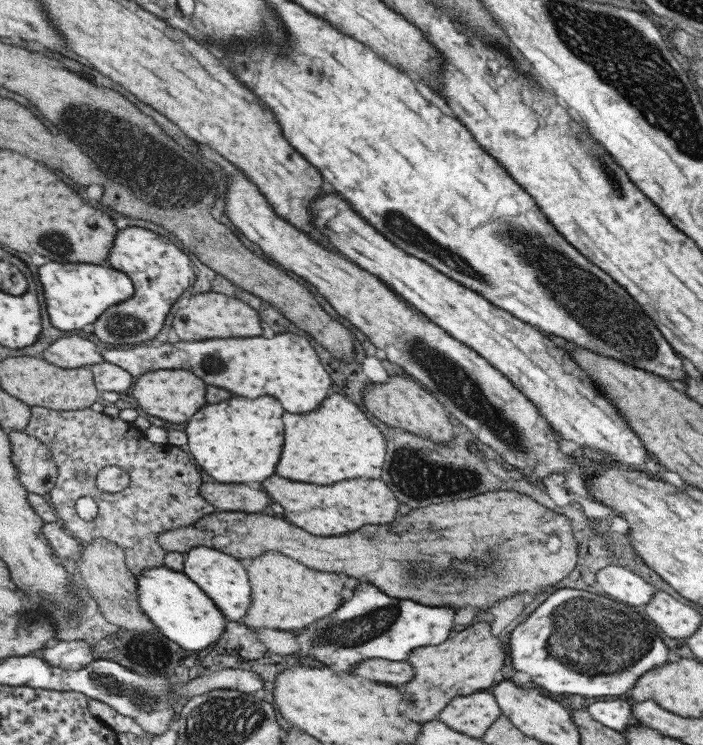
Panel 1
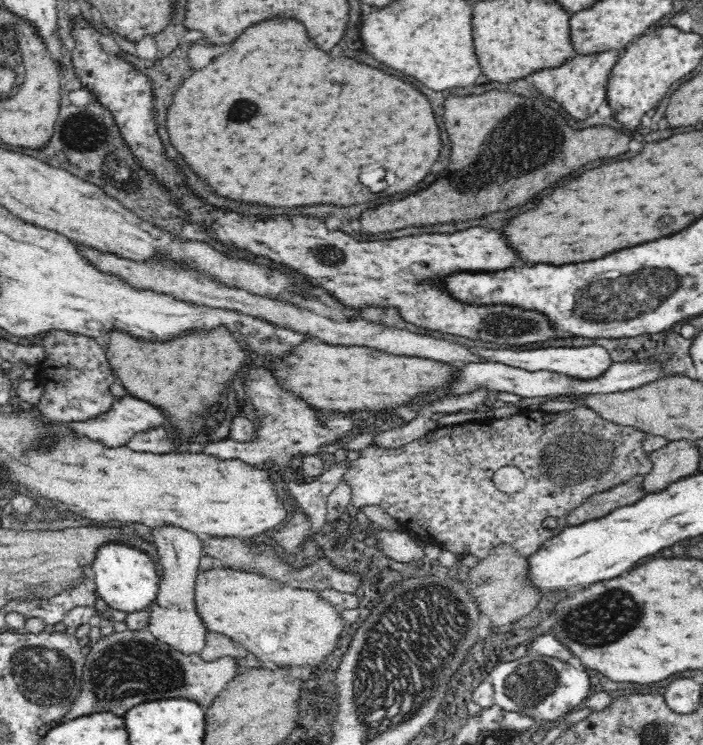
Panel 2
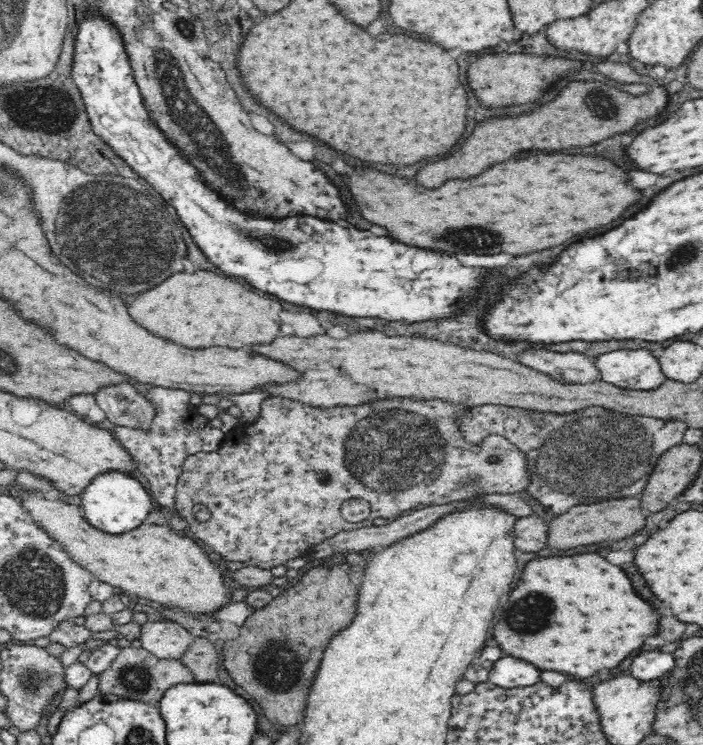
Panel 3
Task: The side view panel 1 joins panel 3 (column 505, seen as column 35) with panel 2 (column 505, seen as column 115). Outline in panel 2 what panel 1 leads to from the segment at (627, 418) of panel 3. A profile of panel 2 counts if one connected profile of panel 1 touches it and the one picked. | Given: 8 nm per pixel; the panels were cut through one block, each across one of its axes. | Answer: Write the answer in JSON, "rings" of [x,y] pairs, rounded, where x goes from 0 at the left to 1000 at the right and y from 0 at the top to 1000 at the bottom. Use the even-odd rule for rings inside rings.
{"rings":[[[768,548],[747,549],[744,553],[731,556],[724,561],[717,562],[696,562],[686,561],[676,566],[666,566],[664,569],[651,570],[650,573],[620,573],[609,579],[603,585],[590,589],[586,593],[569,599],[566,601],[543,601],[536,597],[523,597],[514,605],[512,615],[499,624],[488,639],[501,654],[499,683],[502,686],[514,683],[516,679],[542,679],[555,693],[568,699],[570,706],[576,705],[583,707],[583,703],[595,701],[597,706],[603,706],[609,711],[609,717],[629,728],[632,733],[683,733],[683,722],[691,722],[691,736],[634,736],[634,738],[650,740],[651,742],[670,742],[683,750],[691,749],[697,744],[697,738],[714,728],[730,730],[730,734],[737,738],[743,746],[754,746],[770,737],[771,729],[780,726],[781,722],[791,719],[799,711],[811,707],[808,702],[808,687],[814,682],[821,683],[836,667],[846,663],[862,660],[886,648],[895,648],[895,644],[902,639],[922,636],[929,627],[925,619],[925,609],[916,605],[915,593],[923,583],[913,580],[909,574],[899,572],[876,570],[871,566],[853,561],[851,556],[845,554],[842,549],[836,548],[817,548],[817,550],[805,550],[805,553],[791,553],[782,556],[774,553]],[[714,626],[733,626],[737,627],[748,638],[748,652],[741,658],[740,664],[720,663],[710,659],[701,646],[701,639],[708,628]],[[780,693],[788,693],[795,697],[795,705],[791,710],[777,710],[772,706],[775,697]]]}

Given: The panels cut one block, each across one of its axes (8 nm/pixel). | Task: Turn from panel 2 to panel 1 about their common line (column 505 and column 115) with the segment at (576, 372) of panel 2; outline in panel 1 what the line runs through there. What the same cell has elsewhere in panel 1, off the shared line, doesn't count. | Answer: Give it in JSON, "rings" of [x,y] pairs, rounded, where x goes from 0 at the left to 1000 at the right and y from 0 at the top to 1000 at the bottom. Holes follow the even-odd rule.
{"rings":[[[397,448],[391,454],[303,454],[294,459],[252,459],[252,462],[232,462],[232,464],[198,464],[198,467],[176,468],[145,468],[144,474],[149,483],[175,491],[175,497],[183,497],[189,505],[203,505],[215,497],[272,497],[283,502],[294,515],[303,518],[317,518],[340,532],[351,534],[368,534],[368,532],[391,532],[403,540],[408,553],[428,556],[428,553],[442,553],[451,550],[454,542],[465,534],[471,523],[471,505],[459,494],[457,481],[451,478],[448,467],[440,462],[434,451],[425,448]]]}

